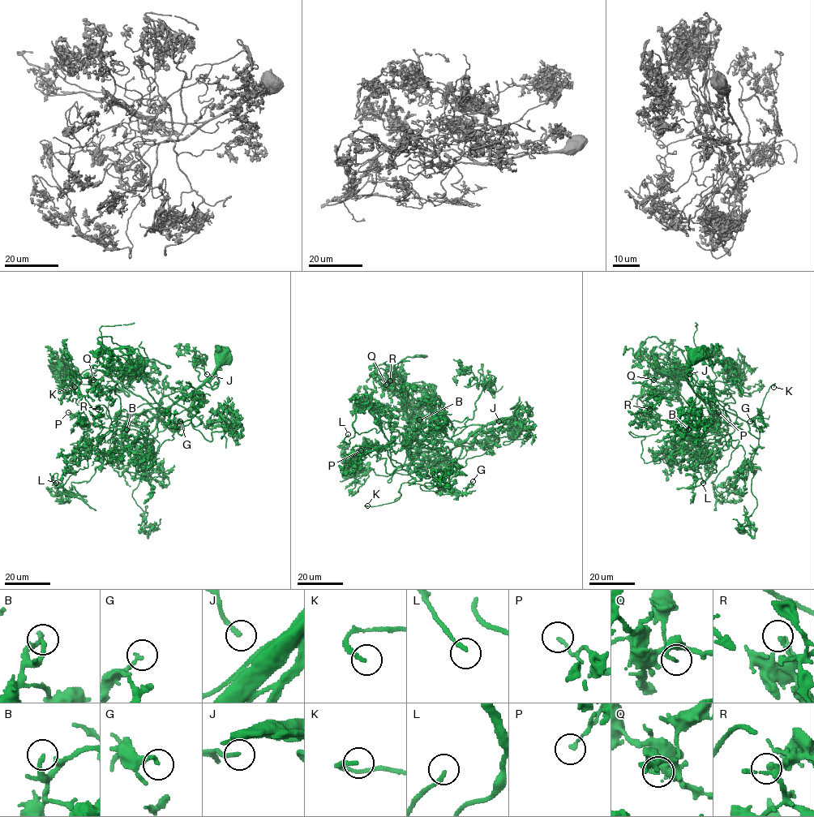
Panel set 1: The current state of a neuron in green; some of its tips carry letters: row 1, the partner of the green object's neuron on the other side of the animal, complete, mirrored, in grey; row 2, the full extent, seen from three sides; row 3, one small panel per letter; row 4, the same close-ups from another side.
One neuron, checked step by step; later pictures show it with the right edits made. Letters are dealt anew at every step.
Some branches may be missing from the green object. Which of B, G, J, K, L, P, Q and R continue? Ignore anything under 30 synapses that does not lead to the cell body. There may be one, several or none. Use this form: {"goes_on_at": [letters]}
{"goes_on_at": ["B", "J", "L"]}

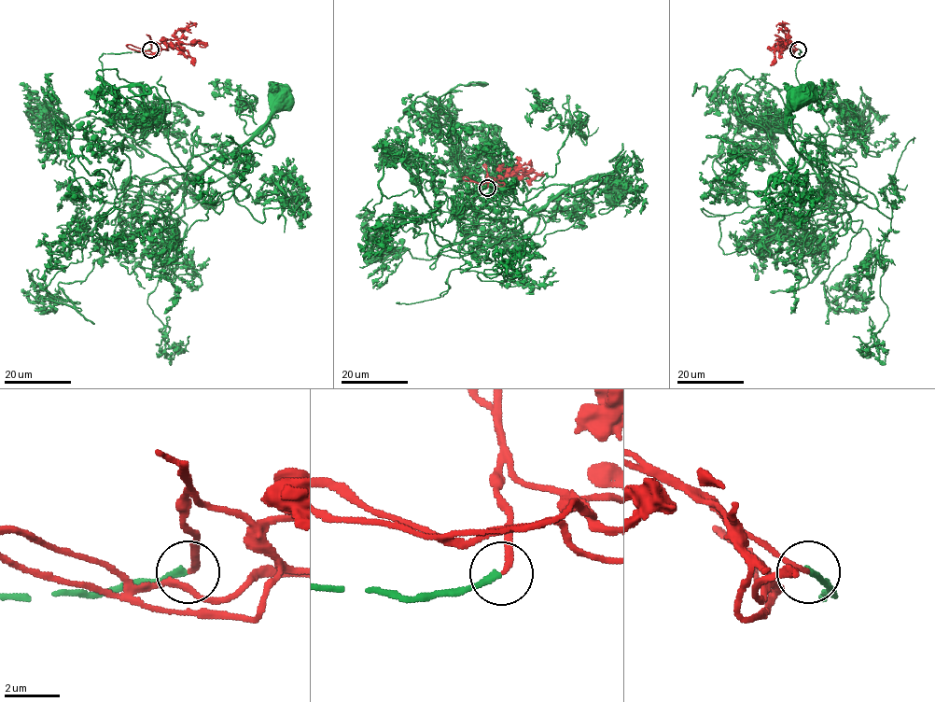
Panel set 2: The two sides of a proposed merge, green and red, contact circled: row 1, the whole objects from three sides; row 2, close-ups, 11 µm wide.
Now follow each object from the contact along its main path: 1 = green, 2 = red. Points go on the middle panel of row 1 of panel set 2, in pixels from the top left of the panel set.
1: (487, 188), (439, 185), (434, 208), (455, 217), (486, 206), (532, 214), (590, 176), (606, 175), (617, 189)
2: (487, 188), (488, 176), (510, 176), (518, 171), (537, 174), (529, 186)

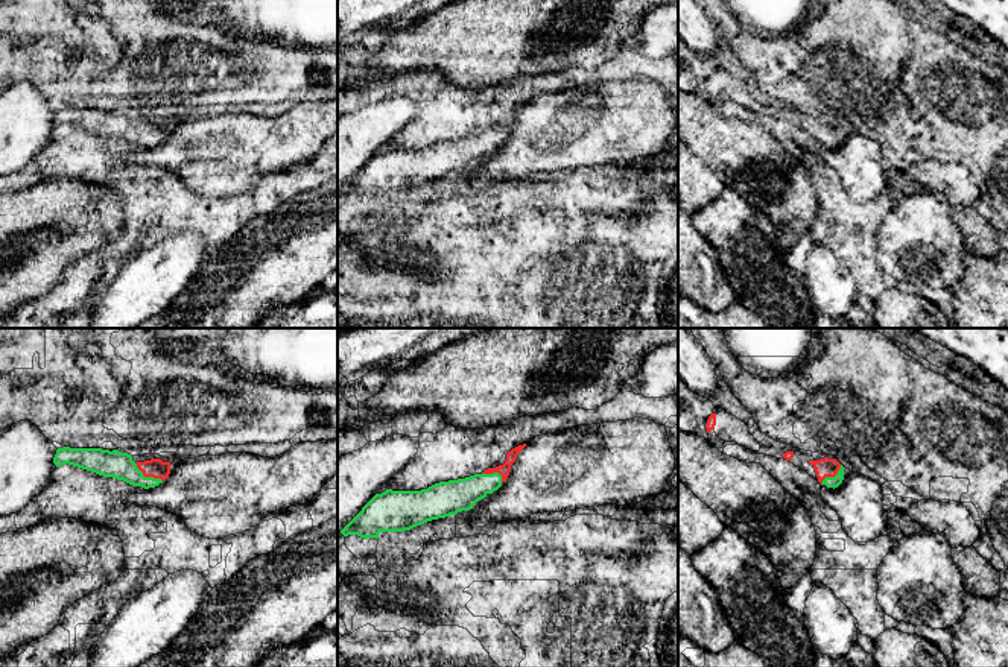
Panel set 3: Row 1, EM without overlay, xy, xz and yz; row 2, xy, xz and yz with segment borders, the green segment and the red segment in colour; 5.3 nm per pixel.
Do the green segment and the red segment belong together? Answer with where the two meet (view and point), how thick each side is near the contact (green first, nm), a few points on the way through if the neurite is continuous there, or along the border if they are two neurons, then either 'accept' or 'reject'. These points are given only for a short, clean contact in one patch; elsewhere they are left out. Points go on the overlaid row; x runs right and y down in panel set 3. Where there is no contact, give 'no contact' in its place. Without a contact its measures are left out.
meets green in xy at (148, 477); 150 nm thick on the green side, 100 nm on the other; runs through xy (114, 464), (148, 477), (157, 468); accept

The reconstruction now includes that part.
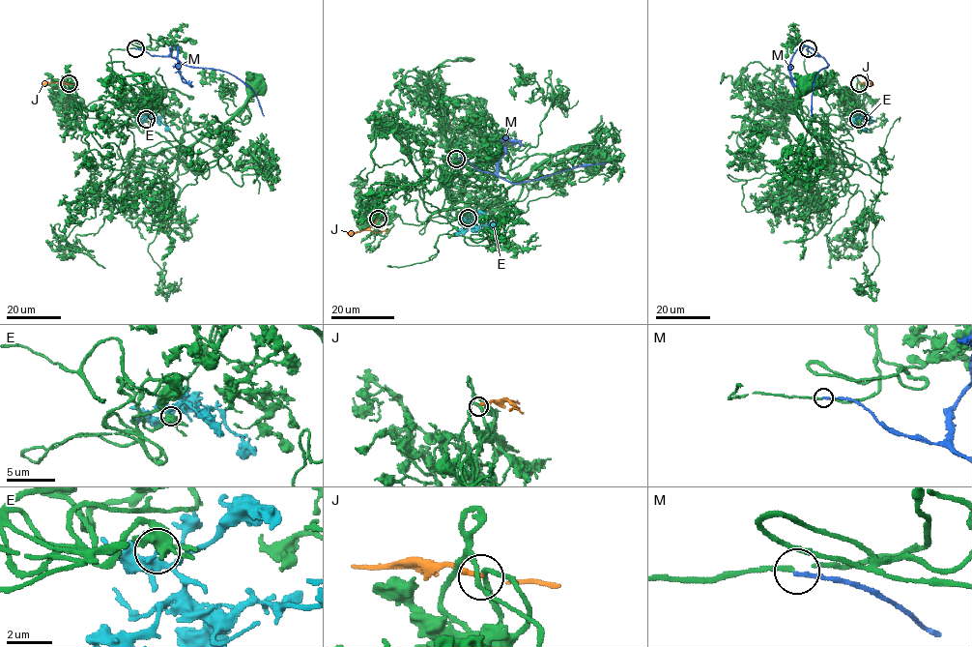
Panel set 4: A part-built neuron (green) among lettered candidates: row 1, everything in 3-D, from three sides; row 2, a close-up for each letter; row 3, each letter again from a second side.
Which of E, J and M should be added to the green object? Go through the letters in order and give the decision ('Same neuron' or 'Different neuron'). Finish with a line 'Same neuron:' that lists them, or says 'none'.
E: Same neuron
J: Different neuron
M: Different neuron
Same neuron: E

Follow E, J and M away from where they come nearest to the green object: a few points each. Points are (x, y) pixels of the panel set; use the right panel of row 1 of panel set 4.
E: (858, 119), (864, 117), (867, 132)
J: (859, 84), (869, 82), (871, 86)
M: (807, 48), (827, 64), (814, 79), (812, 116)

